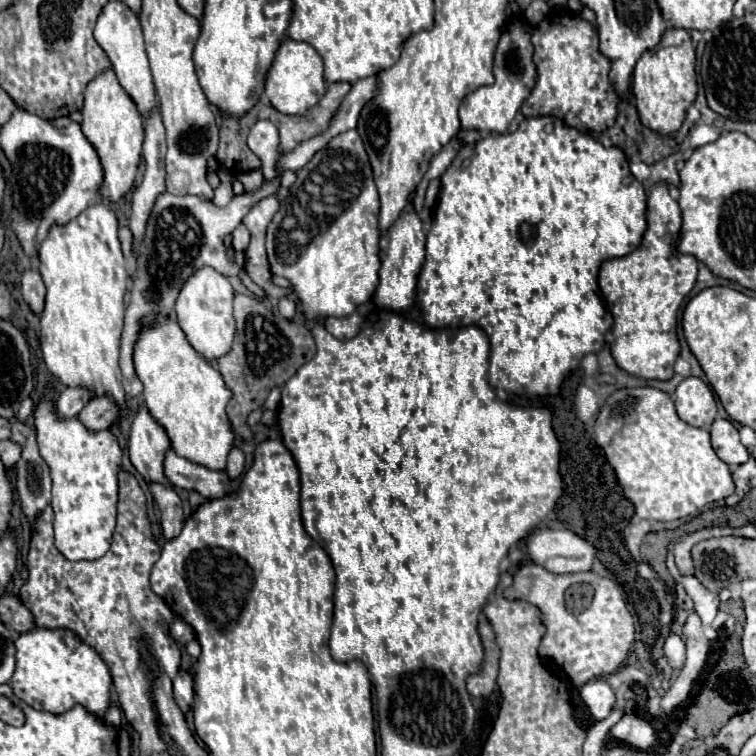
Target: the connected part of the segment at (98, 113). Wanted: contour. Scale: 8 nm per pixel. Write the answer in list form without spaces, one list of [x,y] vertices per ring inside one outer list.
[[[111,68],[103,70],[87,84],[85,106],[81,112],[83,112],[81,130],[87,136],[87,140],[95,146],[95,150],[101,158],[103,170],[105,170],[101,192],[111,202],[117,202],[131,190],[131,186],[135,182],[137,166],[141,160],[141,146],[143,146],[143,138],[145,138],[143,116],[139,114],[135,102],[129,98],[125,88],[119,84],[119,80]]]

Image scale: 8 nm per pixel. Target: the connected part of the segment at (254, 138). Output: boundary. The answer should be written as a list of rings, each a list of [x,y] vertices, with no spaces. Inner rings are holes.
[[[257,120],[247,138],[247,146],[261,158],[263,176],[273,178],[275,176],[275,164],[279,160],[279,134],[277,128],[269,120]]]

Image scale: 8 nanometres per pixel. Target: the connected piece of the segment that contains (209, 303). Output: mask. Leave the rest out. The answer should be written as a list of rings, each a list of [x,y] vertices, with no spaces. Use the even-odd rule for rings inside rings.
[[[203,266],[195,270],[185,286],[181,288],[175,302],[177,322],[187,334],[191,346],[207,360],[217,360],[229,352],[233,336],[235,336],[235,318],[233,318],[233,288],[229,280],[213,270],[211,266]]]

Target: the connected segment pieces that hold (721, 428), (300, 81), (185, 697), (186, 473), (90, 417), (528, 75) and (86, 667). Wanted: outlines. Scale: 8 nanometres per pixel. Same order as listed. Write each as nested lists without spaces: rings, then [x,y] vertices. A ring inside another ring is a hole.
[[[717,418],[711,426],[711,444],[715,454],[725,464],[743,464],[749,460],[745,446],[739,440],[739,432],[731,420]]]
[[[285,38],[275,54],[275,60],[265,80],[265,96],[269,98],[273,108],[277,108],[283,114],[301,116],[321,100],[321,94],[325,94],[325,86],[327,84],[323,78],[323,60],[319,52],[307,42]]]
[[[179,670],[179,674],[173,680],[173,692],[175,692],[175,702],[181,706],[183,712],[189,710],[191,702],[193,702],[193,678],[187,670]]]
[[[173,448],[165,452],[163,472],[167,480],[185,490],[197,490],[203,498],[219,498],[229,492],[229,478],[221,476],[221,472],[209,470],[195,462],[189,462],[183,456],[177,456]]]
[[[109,396],[93,398],[79,414],[81,422],[91,430],[107,430],[111,424],[117,422],[121,408]]]
[[[511,18],[501,40],[495,50],[495,66],[493,66],[495,82],[485,88],[477,88],[475,92],[467,94],[459,106],[459,120],[461,128],[465,130],[481,130],[481,132],[505,132],[513,122],[517,110],[521,108],[523,100],[531,94],[537,68],[533,64],[533,44],[531,34],[527,30],[527,22],[523,18]]]
[[[33,628],[15,640],[17,668],[11,678],[11,688],[17,698],[35,710],[63,714],[75,704],[83,704],[91,714],[103,718],[111,700],[111,672],[101,656],[81,642],[77,634],[65,628]]]

